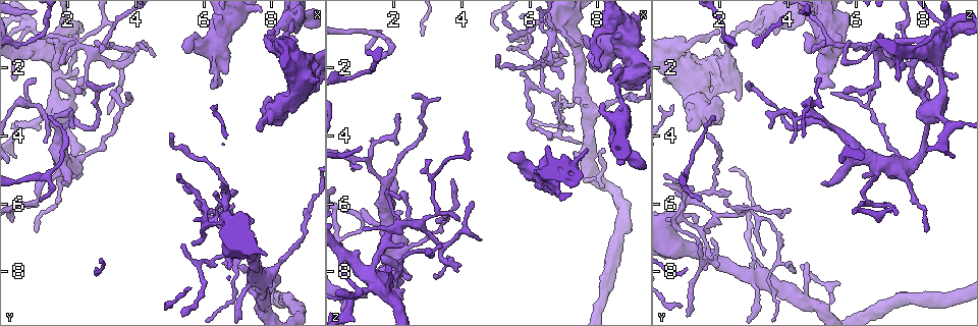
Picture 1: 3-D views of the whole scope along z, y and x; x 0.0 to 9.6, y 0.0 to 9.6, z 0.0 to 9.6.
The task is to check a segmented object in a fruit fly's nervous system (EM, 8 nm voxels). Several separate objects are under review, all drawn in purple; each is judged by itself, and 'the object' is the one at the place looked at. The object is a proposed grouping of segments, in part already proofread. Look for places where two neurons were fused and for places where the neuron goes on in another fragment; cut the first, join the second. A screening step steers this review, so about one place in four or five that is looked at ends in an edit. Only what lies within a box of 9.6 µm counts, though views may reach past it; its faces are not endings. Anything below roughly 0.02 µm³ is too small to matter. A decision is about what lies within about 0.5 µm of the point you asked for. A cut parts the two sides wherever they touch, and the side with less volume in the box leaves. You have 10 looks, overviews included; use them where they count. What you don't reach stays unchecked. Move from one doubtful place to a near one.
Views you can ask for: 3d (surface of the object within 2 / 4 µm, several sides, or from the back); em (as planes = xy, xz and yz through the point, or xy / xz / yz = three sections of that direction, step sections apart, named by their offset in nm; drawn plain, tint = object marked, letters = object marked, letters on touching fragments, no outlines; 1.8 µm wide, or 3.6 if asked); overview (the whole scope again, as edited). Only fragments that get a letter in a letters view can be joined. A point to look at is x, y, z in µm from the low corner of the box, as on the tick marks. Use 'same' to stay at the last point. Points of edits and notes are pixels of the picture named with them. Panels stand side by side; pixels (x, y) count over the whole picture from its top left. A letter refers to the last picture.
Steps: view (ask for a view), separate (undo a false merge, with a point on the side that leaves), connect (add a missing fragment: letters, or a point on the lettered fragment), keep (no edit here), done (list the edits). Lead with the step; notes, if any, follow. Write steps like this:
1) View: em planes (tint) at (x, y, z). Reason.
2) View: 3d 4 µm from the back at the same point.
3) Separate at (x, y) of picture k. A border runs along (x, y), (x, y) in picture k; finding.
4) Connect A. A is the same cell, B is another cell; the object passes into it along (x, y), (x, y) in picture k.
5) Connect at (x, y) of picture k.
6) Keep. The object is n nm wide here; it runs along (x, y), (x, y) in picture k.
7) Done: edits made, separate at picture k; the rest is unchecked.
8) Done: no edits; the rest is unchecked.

View: em planes (letters) at (5.35, 1.45, 4.50). An open end.

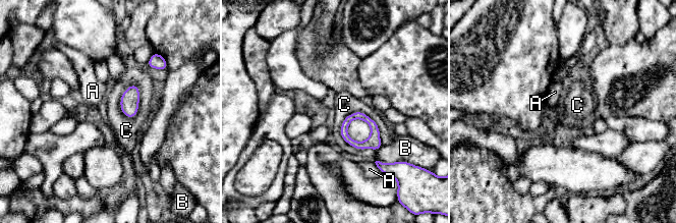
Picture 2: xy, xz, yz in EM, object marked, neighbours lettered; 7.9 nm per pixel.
Keep. A, B and C are other cells; it runs along (346, 120), (344, 134), (352, 143), (377, 147) in picture 2; none of them fits.

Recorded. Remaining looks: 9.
View: 3d 4 µm at (6.50, 2.45, 5.30). An open end.

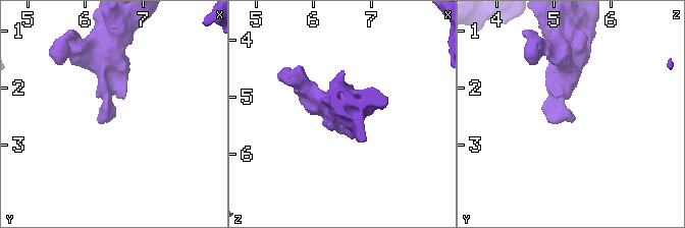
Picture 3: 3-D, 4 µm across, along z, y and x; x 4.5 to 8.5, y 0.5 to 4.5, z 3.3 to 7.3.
View: em planes (letters) at (6.45, 2.50, 5.40). Now the EM.

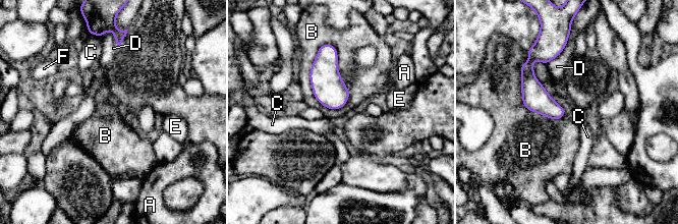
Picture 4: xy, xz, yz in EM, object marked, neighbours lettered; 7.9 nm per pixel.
Keep. A, B, C, D, E and F are other cells; no lettered fragment goes on from it.

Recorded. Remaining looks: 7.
View: em xy step 4 (letters) at (7.45, 7.75, 4.55). Thin end.

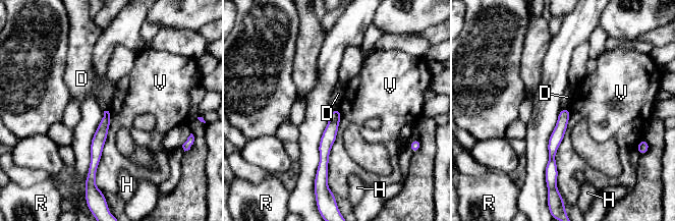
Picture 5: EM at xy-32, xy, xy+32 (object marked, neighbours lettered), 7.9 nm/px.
Keep. D, H, R and V are other cells; it runs along (567, 111), (552, 149), (554, 170) in picture 5; none of them fits.

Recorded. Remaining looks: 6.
View: em xy step 4 (letters) at (6.30, 6.30, 2.40). Sharp bend.

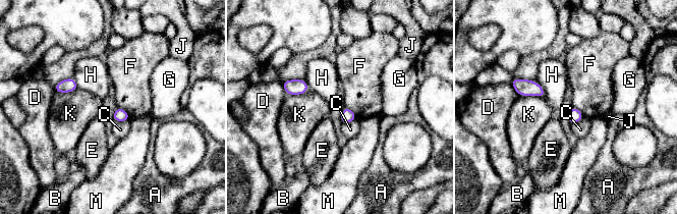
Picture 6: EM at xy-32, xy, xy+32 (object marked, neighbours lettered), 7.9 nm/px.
Keep. The object is 100 nm wide here; A, B, C, D, E, F, G, H, J, K and M are other cells; a border runs along (117, 106), (121, 107), (130, 117) in picture 6; one neuron here.

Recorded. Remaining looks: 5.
Done: no edits; the rest is unchecked.

